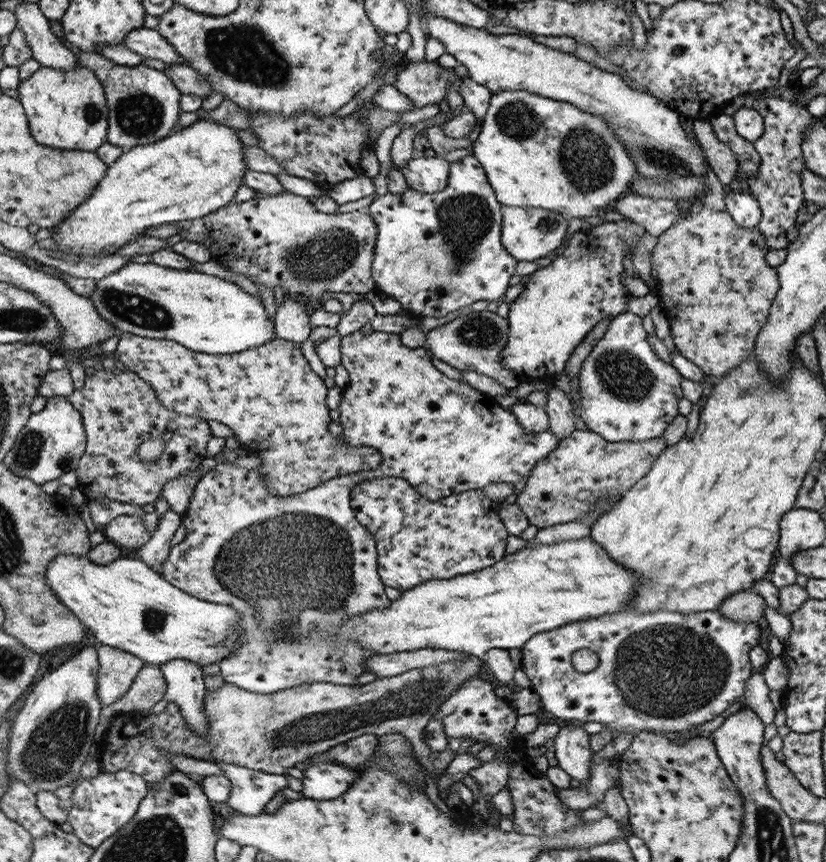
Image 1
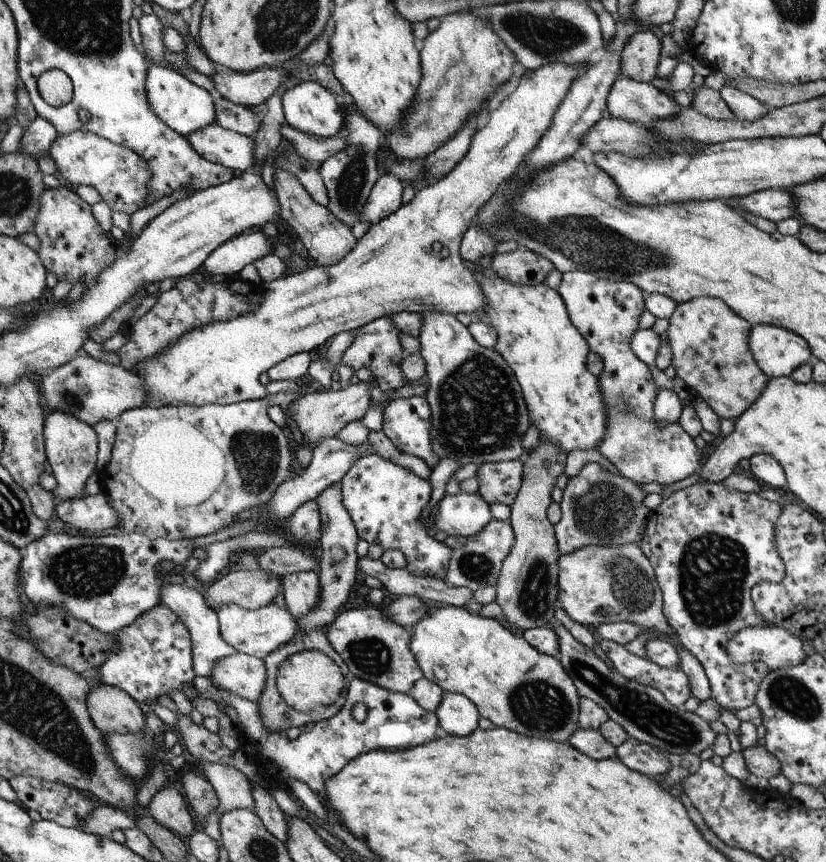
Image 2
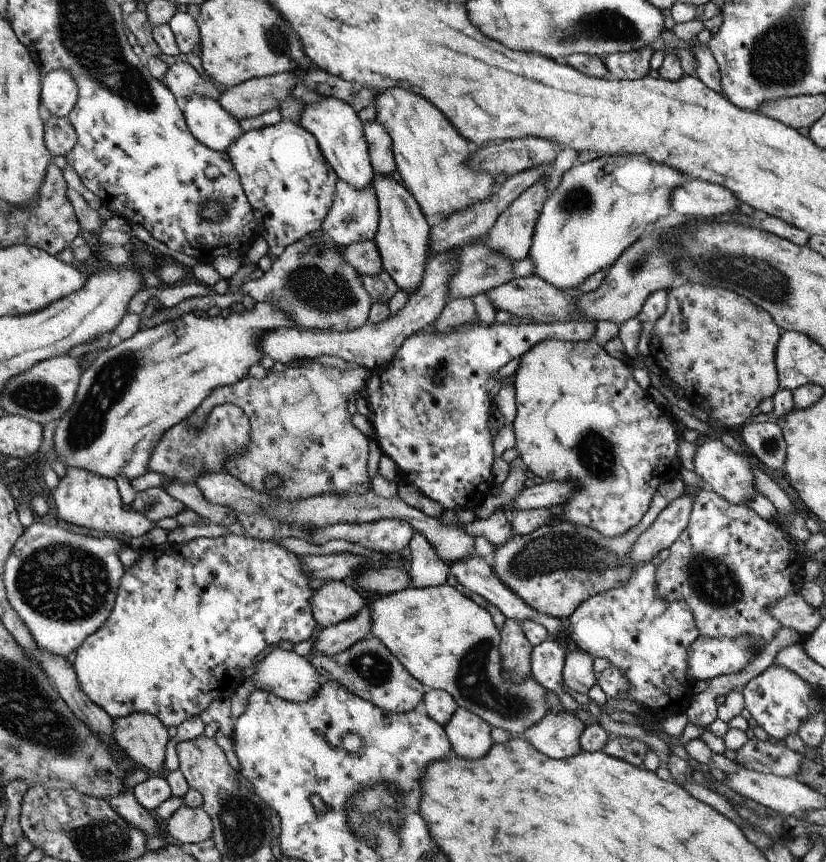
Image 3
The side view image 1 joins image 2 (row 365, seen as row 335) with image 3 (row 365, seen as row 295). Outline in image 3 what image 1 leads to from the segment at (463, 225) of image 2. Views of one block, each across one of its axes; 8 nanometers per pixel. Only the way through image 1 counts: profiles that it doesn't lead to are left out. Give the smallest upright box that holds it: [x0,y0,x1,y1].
[52,302,294,480]

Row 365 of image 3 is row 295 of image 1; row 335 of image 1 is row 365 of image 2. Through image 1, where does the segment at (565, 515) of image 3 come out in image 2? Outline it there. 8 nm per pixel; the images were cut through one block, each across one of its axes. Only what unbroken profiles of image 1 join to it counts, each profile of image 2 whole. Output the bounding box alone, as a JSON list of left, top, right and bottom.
[474,254,606,453]

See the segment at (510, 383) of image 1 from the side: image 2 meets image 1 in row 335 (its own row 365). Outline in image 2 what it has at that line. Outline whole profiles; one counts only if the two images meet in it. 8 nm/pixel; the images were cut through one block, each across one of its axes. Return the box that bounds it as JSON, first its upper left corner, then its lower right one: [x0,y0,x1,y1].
[418,313,531,469]

